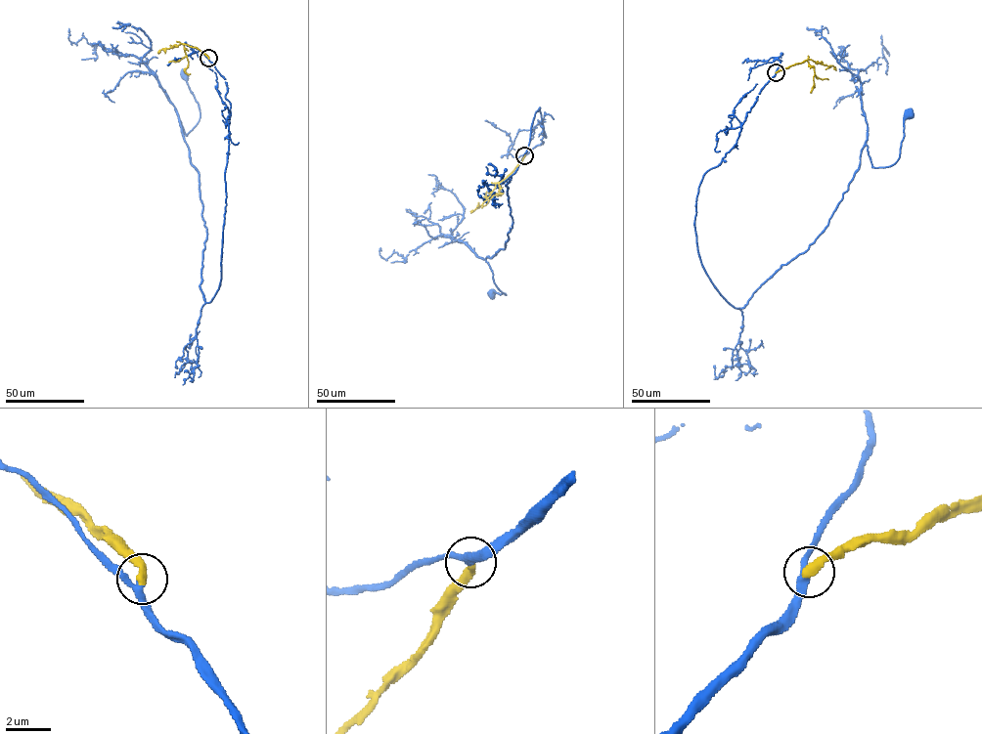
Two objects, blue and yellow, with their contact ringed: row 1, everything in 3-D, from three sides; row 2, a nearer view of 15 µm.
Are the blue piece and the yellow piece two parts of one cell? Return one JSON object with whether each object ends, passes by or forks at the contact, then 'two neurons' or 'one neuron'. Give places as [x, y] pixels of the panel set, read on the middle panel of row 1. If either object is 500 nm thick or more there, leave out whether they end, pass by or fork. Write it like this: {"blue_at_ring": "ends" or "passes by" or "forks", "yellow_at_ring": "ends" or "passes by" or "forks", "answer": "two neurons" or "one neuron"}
{"blue_at_ring": "passes by", "yellow_at_ring": "ends", "answer": "one neuron"}

